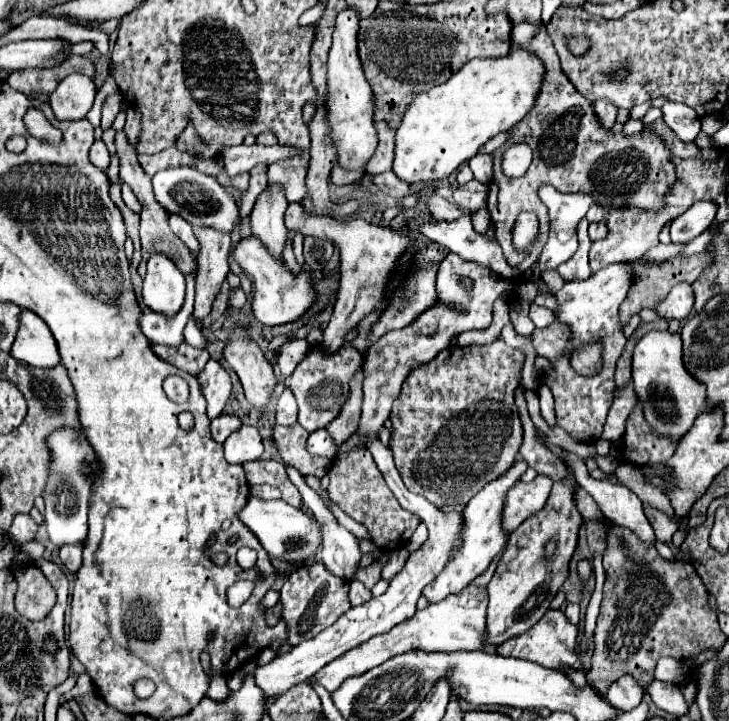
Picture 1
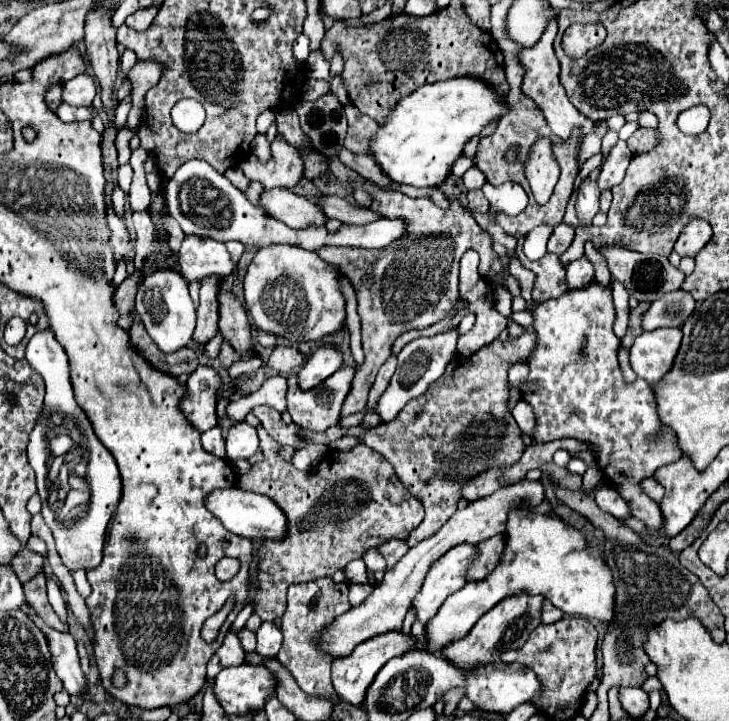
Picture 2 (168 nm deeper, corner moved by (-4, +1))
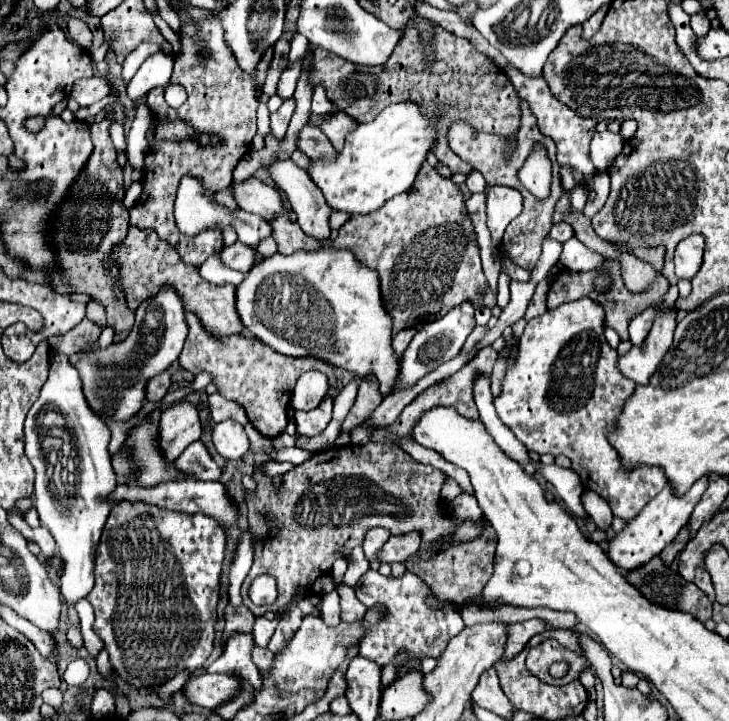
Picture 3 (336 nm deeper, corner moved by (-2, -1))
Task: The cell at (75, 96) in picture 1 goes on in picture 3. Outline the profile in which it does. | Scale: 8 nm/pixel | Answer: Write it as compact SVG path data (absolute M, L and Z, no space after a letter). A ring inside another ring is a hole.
M91 76L85 80L77 80L71 90L71 98L79 106L91 106L93 102L99 102L101 98L109 94L111 94L111 84L103 76Z

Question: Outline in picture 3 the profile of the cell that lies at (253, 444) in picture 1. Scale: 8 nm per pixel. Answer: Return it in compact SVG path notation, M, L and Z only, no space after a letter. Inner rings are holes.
M225 420L215 424L211 436L215 450L227 460L237 460L249 450L249 438L243 426L235 420Z

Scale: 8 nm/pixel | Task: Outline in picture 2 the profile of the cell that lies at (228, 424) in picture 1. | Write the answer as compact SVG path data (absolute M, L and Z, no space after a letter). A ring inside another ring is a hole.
M215 426L207 432L201 434L201 444L207 452L219 456L219 458L225 458L225 436L223 436L223 428L221 426Z

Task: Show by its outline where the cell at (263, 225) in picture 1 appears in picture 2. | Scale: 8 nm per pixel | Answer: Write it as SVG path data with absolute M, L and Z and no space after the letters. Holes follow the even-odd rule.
M279 136L271 144L273 158L261 164L257 158L245 158L239 166L251 180L259 180L265 190L271 188L295 188L301 180L303 160L295 146L287 144Z

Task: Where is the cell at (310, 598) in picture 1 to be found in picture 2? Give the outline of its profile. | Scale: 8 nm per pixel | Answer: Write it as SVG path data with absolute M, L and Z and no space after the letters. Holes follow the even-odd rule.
M331 576L325 578L317 578L313 582L299 582L289 586L289 594L287 594L287 612L283 614L281 620L281 632L283 632L283 646L277 654L277 660L291 670L293 678L297 680L297 684L301 686L301 690L307 690L307 694L311 696L321 696L327 698L329 702L337 704L341 702L341 698L335 694L333 686L331 686L331 678L329 678L329 670L331 670L331 658L327 654L321 654L321 650L317 650L317 646L313 646L313 642L309 642L309 638L313 638L313 634L317 634L317 630L321 630L321 626L329 626L329 622L333 622L333 618L339 618L341 614L345 614L345 610L351 610L349 600L347 600L347 584L341 582L333 582Z

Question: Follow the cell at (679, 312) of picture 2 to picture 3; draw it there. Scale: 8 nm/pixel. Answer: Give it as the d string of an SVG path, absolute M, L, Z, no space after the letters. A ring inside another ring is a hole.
M647 308L645 312L641 312L639 316L635 316L631 320L631 324L629 324L629 340L631 340L633 346L643 344L647 332L651 330L653 318L655 318L655 308Z

